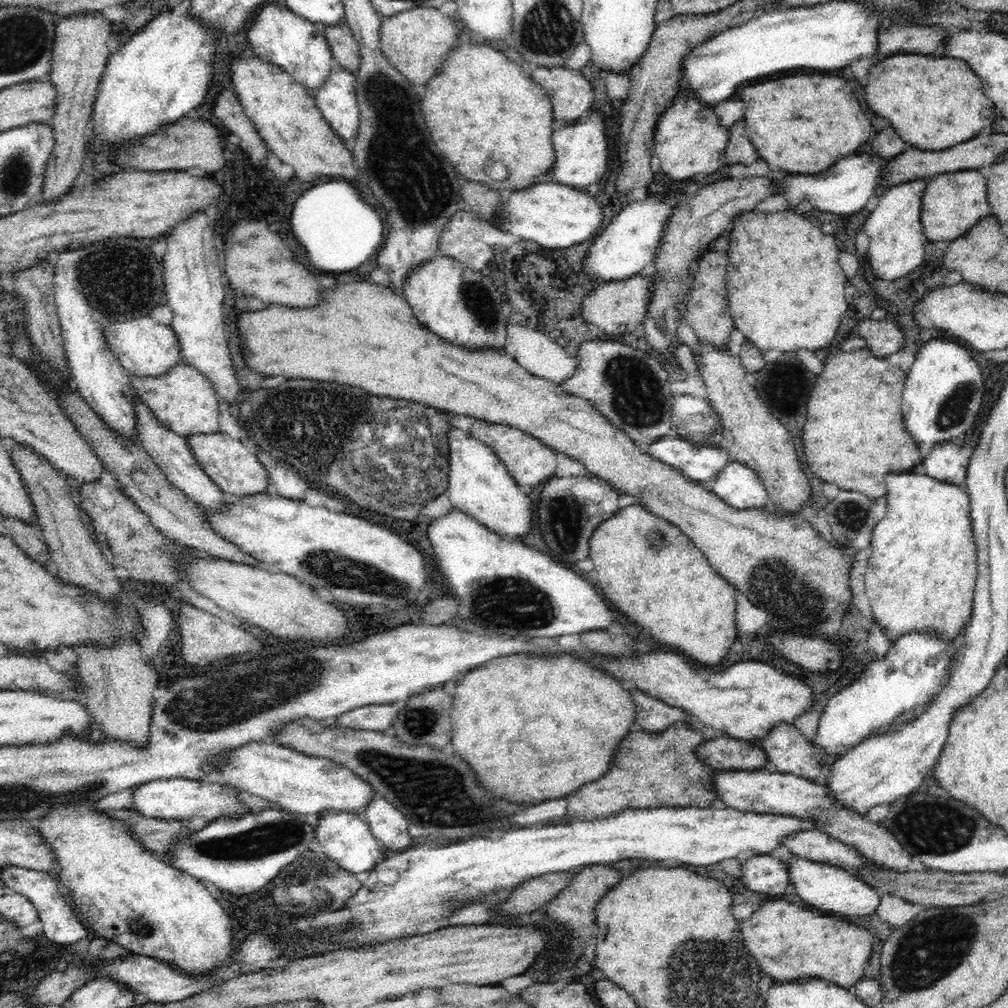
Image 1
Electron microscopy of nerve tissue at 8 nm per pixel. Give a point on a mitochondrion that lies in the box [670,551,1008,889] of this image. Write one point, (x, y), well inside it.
(953, 829)

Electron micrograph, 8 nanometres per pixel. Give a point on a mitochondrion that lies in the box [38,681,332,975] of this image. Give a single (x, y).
(276, 835)

